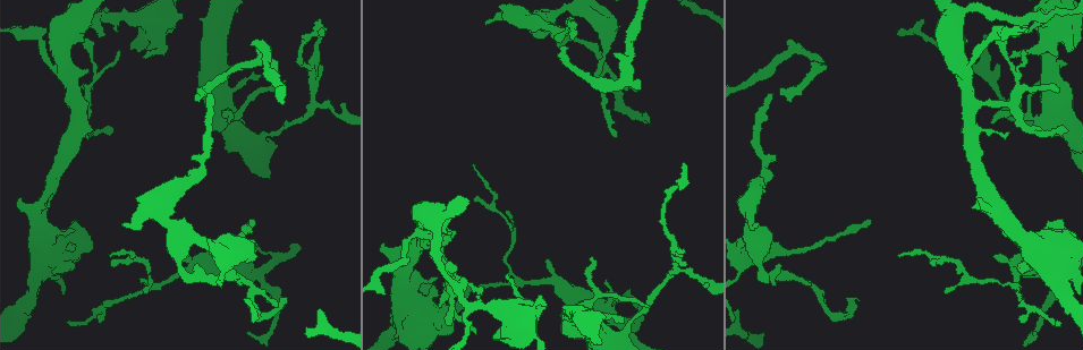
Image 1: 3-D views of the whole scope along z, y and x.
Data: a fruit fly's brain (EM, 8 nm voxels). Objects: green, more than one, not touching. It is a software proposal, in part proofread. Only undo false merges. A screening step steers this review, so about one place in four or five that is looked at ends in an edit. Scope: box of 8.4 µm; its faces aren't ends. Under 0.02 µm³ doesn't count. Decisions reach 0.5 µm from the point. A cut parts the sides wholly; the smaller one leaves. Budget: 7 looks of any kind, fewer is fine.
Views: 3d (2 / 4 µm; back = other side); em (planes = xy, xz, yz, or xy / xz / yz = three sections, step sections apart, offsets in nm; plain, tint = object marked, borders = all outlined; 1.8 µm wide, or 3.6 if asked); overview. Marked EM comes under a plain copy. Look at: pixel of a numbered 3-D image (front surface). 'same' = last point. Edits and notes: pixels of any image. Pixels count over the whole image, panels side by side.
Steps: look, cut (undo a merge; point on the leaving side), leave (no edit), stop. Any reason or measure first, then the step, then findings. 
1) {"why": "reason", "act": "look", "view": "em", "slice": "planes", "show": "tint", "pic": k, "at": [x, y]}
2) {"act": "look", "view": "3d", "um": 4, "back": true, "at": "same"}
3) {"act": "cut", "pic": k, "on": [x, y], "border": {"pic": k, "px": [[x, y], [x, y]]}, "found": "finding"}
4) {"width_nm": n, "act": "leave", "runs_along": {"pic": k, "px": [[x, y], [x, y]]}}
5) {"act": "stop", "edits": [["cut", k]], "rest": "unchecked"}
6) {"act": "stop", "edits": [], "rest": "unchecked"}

{"why": "branch point", "act": "look", "view": "em", "slice": "planes", "show": "tint", "pic": 1, "at": [1010, 104]}

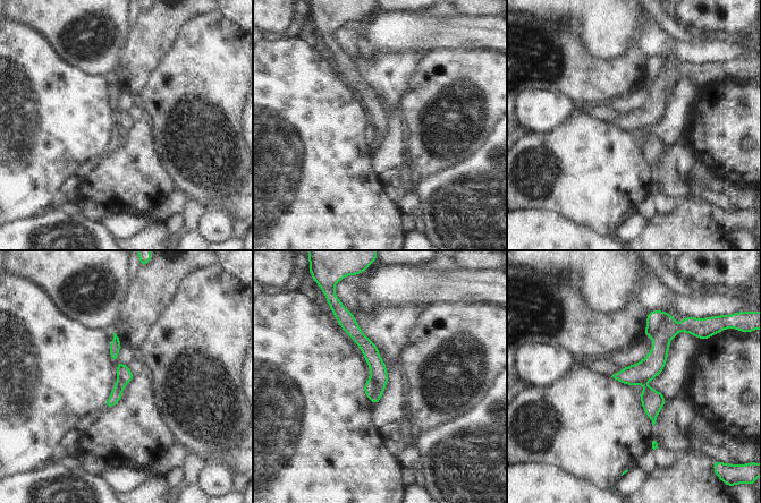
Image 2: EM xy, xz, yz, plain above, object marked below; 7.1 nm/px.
{"act": "cut", "pic": 2, "on": [654, 318], "border": {"pic": 2, "px": [[666, 313], [660, 327], [653, 335]]}, "found": "a second neuron is stuck on"}

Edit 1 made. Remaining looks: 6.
{"why": "calibre changes", "act": "look", "view": "em", "slice": "planes", "show": "borders", "pic": 1, "at": [158, 206]}

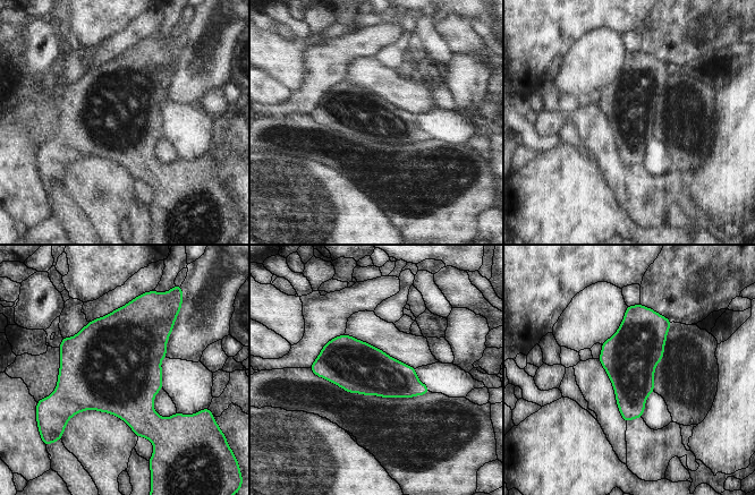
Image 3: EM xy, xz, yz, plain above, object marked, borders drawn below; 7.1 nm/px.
{"act": "leave", "found": "all the same neuron"}

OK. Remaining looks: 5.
{"act": "stop", "edits": [["cut", 2]], "rest": "unchecked"}

